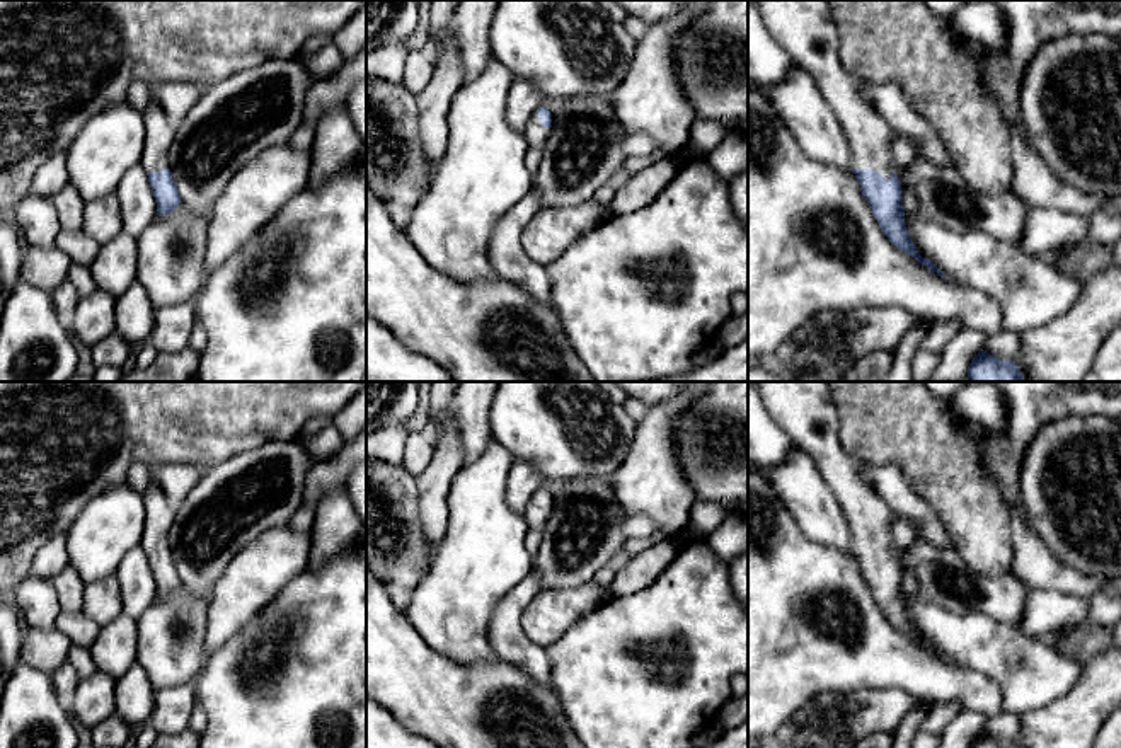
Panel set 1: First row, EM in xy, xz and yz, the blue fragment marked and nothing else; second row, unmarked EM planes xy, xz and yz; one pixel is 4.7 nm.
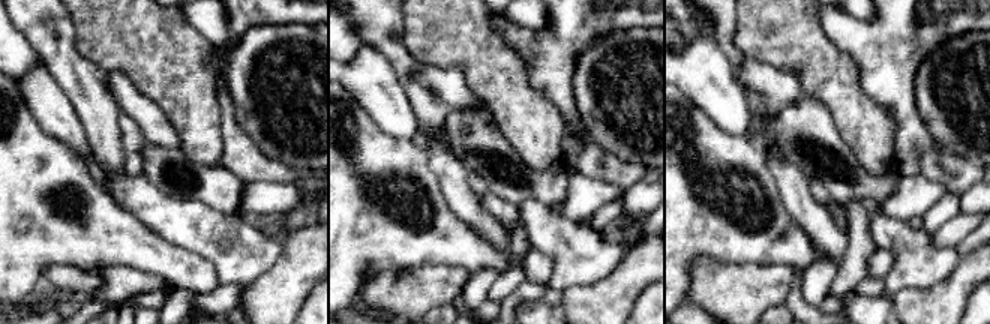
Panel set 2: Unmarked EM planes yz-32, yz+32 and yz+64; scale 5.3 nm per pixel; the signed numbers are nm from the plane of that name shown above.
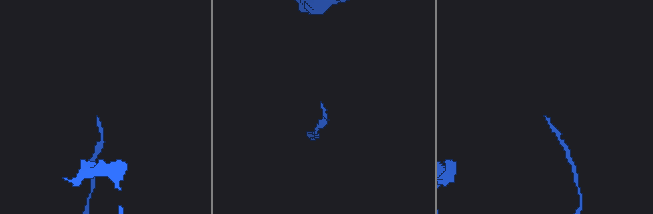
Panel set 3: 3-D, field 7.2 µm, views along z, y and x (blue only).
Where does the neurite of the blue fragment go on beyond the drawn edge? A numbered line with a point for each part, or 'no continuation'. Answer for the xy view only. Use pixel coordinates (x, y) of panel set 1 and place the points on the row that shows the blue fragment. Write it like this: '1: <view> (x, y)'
1: xy (160, 132)

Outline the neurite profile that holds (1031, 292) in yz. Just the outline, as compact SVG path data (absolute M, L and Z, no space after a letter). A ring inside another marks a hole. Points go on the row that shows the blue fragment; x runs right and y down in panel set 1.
M905 213L905 223L918 254L930 259L947 279L980 290L1000 303L1002 331L1022 334L1044 327L1065 315L1080 296L1080 279L1068 276L1060 266L1000 242L988 233L956 233L923 213L918 216Z

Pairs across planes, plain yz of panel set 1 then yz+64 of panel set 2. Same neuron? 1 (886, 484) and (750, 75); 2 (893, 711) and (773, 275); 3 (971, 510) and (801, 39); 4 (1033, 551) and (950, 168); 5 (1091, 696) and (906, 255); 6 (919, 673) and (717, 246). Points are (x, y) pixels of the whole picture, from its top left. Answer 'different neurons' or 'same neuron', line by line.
1: same neuron
2: same neuron
3: same neuron
4: same neuron
5: different neurons
6: same neuron

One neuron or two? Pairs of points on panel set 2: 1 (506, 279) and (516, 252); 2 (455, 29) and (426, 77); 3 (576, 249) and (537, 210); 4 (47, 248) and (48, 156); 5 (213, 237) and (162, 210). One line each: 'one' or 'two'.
1: one
2: two
3: one
4: one
5: one

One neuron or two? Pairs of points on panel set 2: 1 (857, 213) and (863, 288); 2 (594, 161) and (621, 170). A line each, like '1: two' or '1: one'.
1: two
2: one

